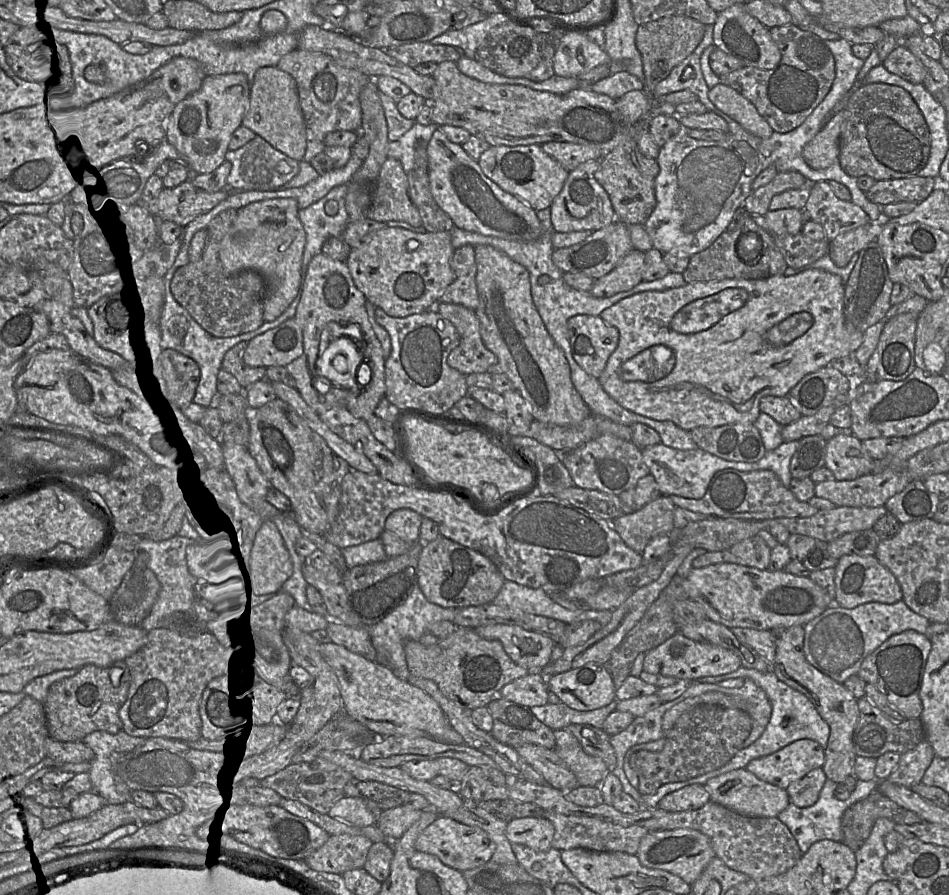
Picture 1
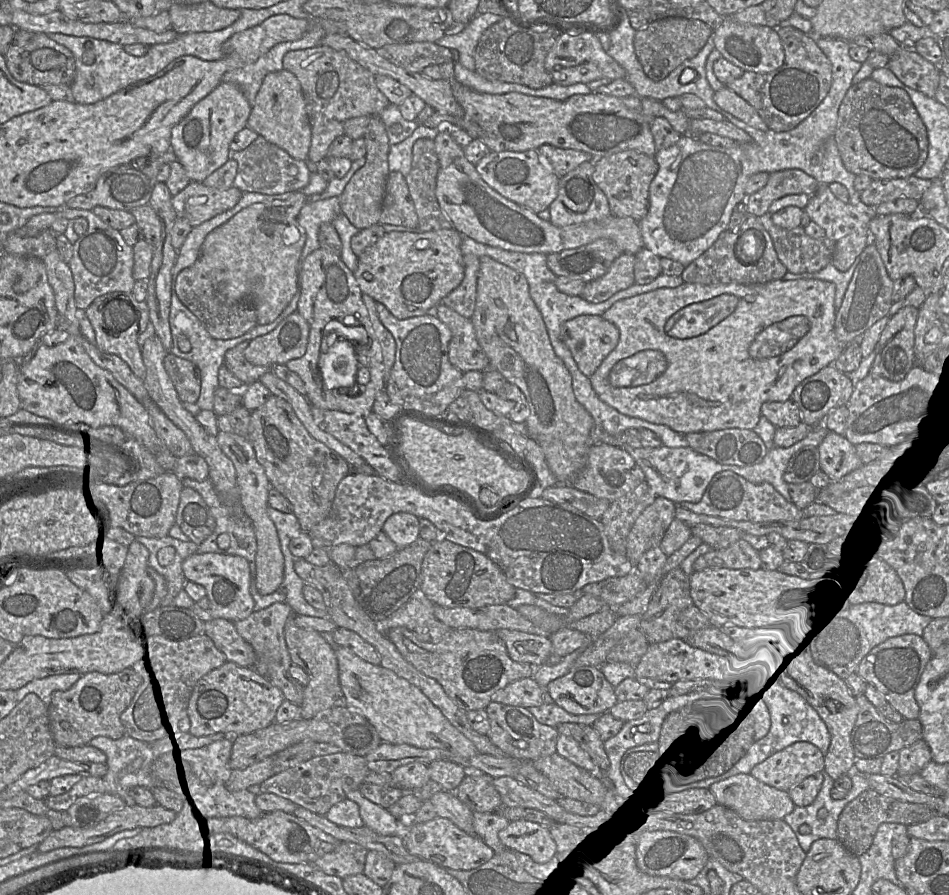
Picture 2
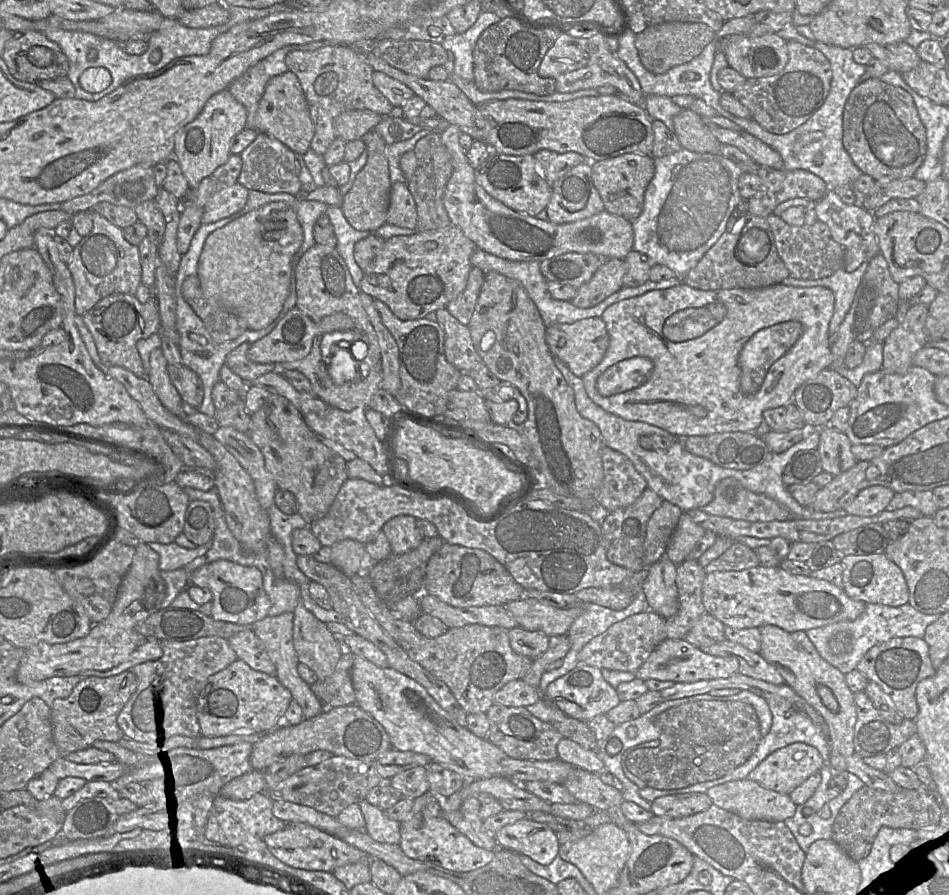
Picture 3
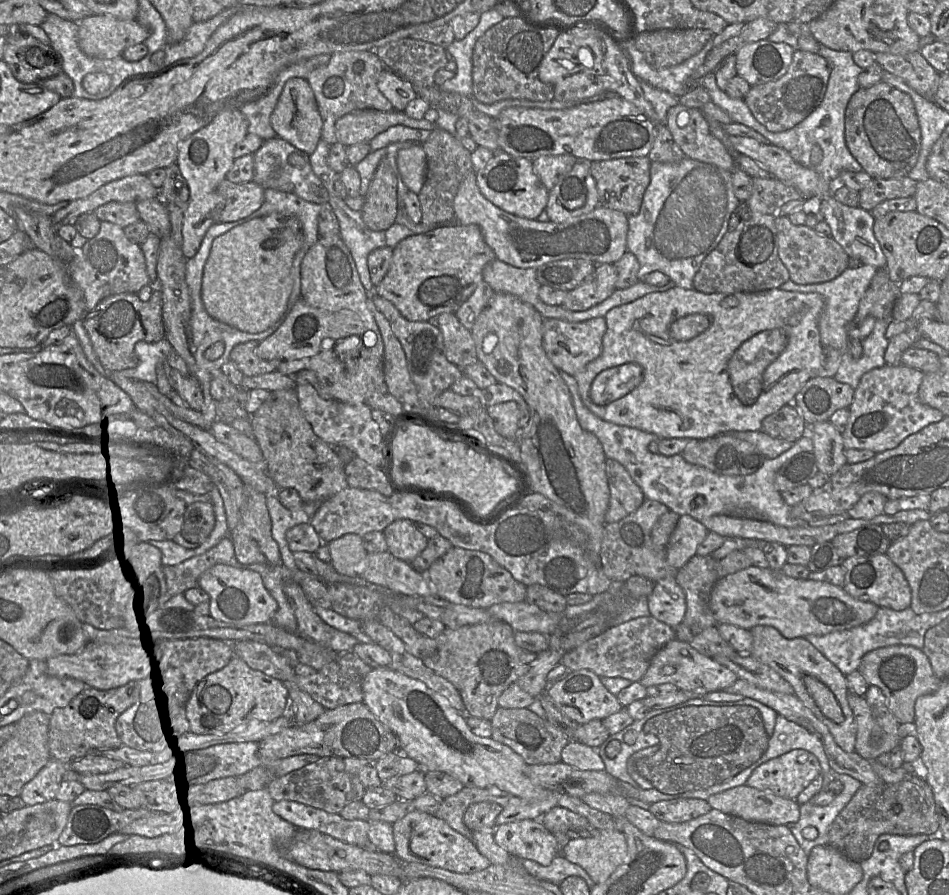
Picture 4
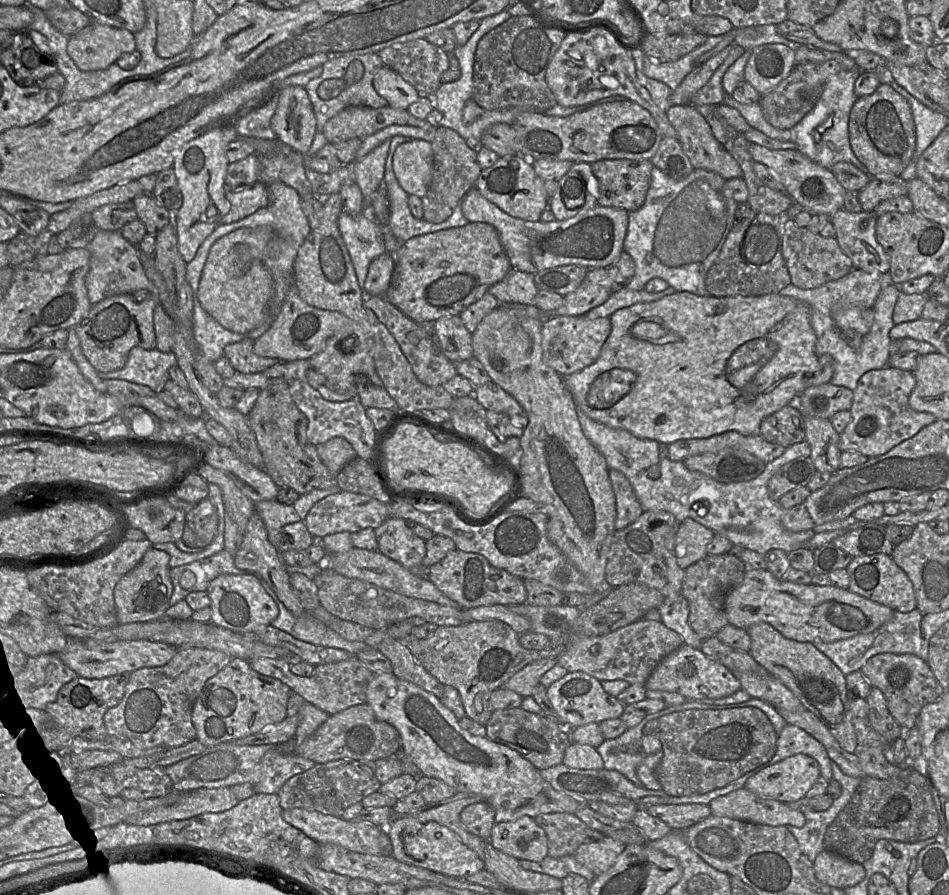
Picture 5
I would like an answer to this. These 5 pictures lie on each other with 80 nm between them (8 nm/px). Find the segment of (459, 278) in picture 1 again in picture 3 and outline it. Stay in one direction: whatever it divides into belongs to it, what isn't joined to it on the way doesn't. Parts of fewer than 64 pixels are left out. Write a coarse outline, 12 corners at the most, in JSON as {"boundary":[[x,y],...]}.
{"boundary":[[472,267],[446,309],[463,325],[473,315],[485,274]]}

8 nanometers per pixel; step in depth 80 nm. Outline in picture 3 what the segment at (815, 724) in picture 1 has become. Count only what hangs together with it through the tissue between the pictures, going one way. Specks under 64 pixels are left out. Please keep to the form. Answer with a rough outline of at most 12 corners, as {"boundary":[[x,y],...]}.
{"boundary":[[768,701],[772,725],[755,752],[716,780],[682,788],[708,789],[749,773],[774,751],[801,742],[829,764],[828,734],[788,703]]}

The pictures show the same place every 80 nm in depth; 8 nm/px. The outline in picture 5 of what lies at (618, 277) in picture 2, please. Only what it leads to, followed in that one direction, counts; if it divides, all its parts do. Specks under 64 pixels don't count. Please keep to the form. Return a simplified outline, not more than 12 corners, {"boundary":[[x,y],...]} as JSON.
{"boundary":[[591,268],[552,314],[581,316],[611,295],[608,268]]}

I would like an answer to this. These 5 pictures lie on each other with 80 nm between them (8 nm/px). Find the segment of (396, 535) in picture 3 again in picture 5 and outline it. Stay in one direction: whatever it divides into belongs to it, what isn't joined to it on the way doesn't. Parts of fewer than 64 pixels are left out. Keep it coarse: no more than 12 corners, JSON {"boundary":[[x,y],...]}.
{"boundary":[[389,518],[375,529],[378,551],[424,574],[426,540]]}

